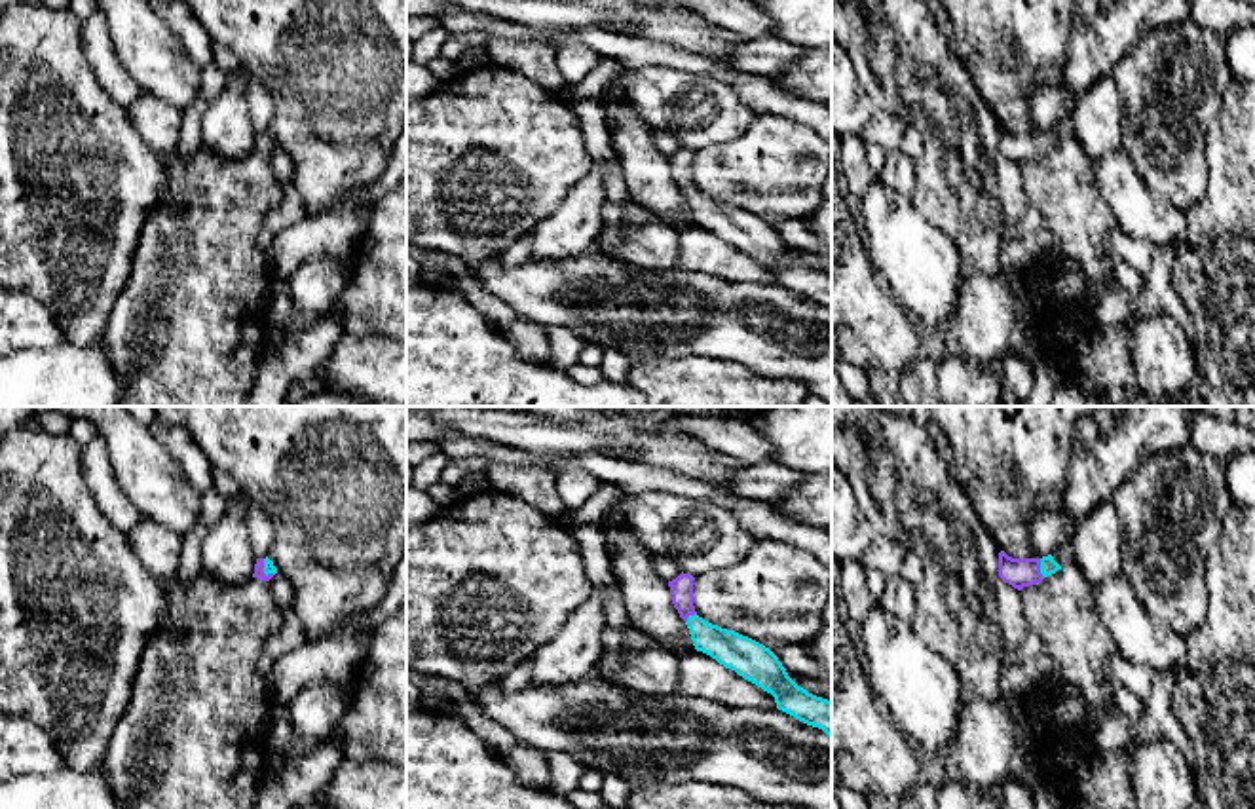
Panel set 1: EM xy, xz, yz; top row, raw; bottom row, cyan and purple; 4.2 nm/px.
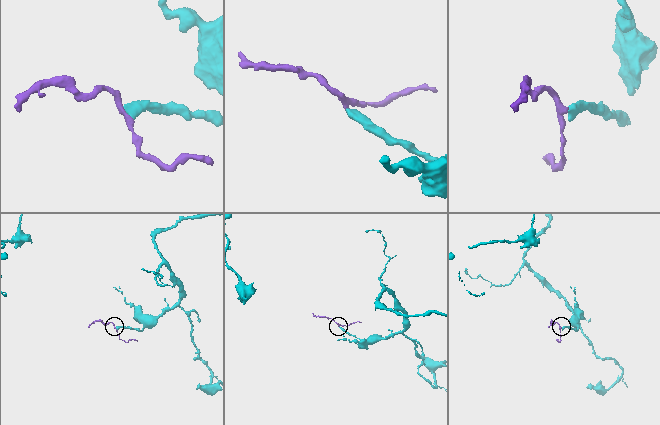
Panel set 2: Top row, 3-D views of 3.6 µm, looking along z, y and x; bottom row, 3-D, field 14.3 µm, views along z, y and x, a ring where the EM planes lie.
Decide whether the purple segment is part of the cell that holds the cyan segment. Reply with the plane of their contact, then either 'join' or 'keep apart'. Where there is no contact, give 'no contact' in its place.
contact in yz; join

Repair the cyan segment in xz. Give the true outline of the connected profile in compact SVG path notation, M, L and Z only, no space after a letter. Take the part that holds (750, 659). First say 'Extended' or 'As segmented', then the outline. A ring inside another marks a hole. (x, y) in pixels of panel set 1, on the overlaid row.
Extended. M691 574L668 581L672 604L685 621L693 646L775 697L777 708L822 729L832 739L832 701L799 687L763 644L697 615Z

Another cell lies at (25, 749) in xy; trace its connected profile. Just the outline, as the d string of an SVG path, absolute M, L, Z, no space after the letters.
M0 712L0 782L51 775L63 767L63 752L46 729L17 714Z

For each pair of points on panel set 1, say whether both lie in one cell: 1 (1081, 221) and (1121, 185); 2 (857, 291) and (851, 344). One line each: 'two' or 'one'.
1: two
2: two

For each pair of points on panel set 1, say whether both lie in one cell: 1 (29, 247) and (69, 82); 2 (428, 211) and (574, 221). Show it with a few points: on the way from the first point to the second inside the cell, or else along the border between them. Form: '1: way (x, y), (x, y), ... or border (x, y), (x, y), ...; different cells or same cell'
1: way (56, 206), (63, 198), (57, 190), (59, 124); same cell
2: border (572, 185), (568, 194), (530, 234); different cells

